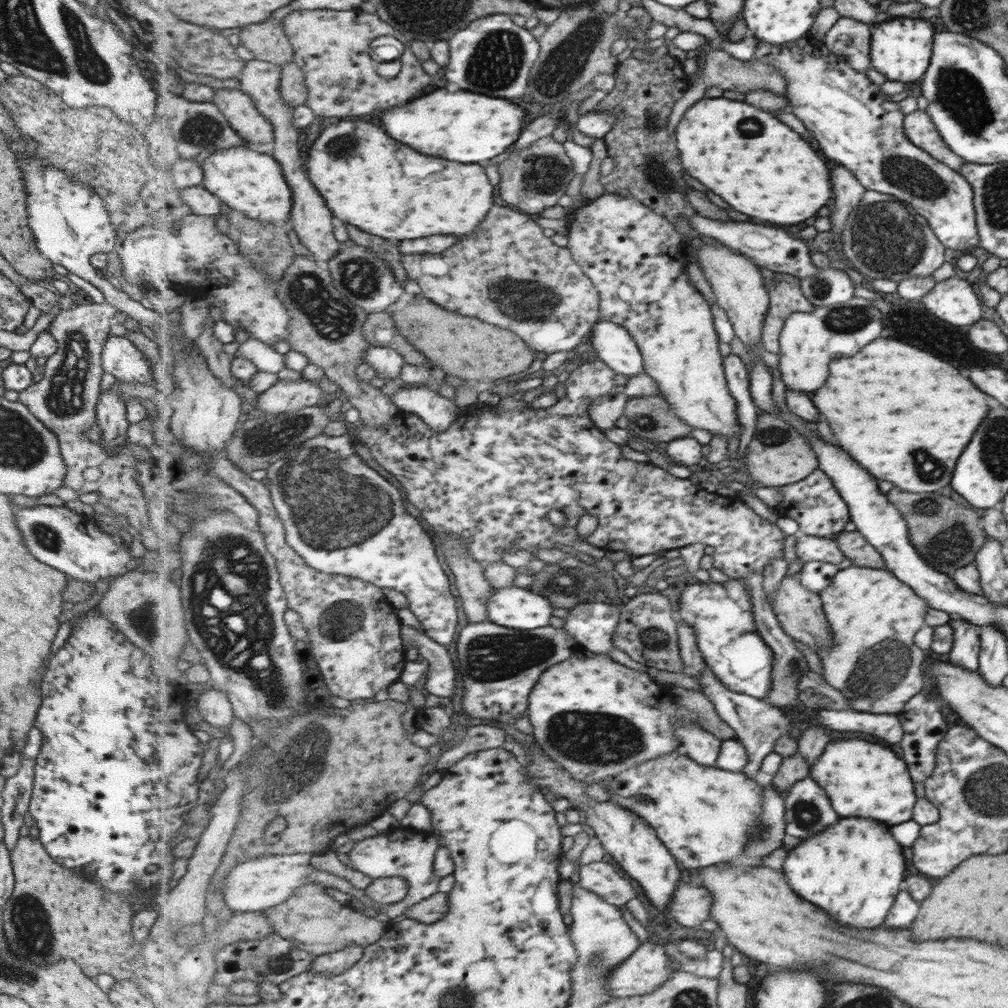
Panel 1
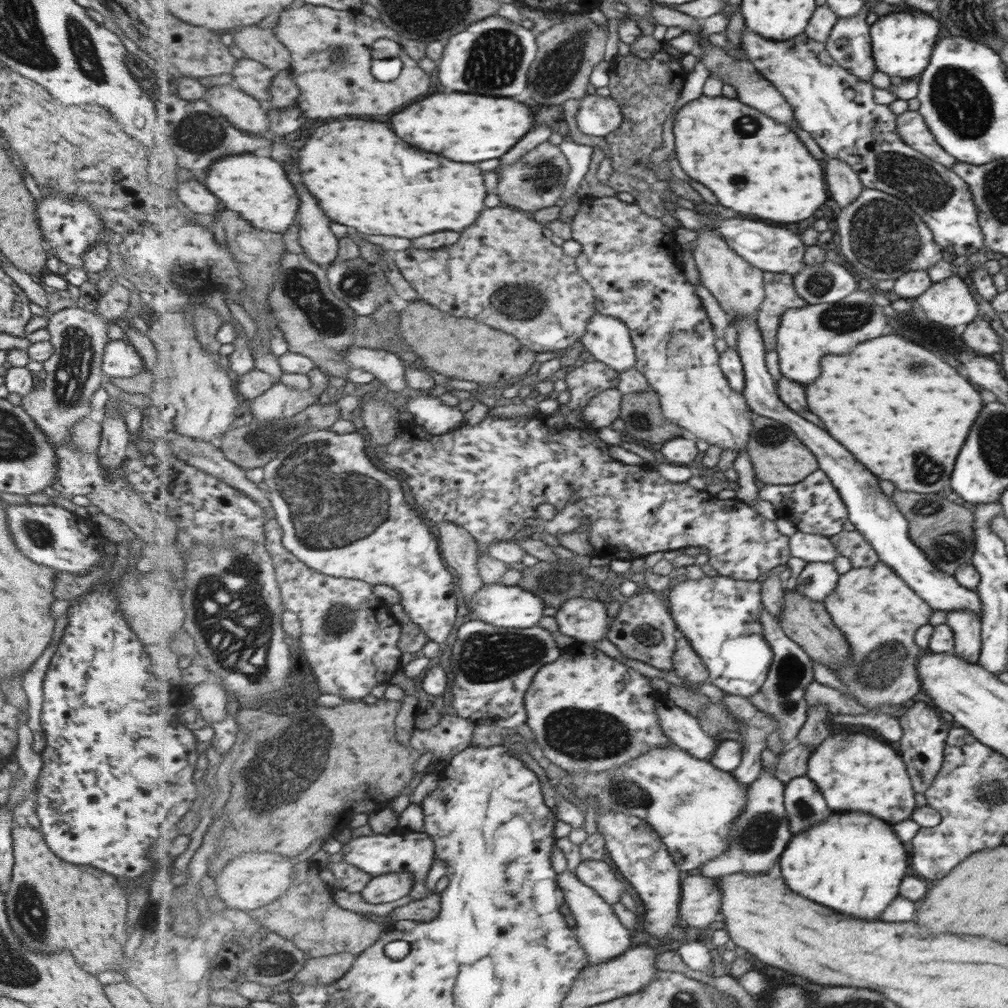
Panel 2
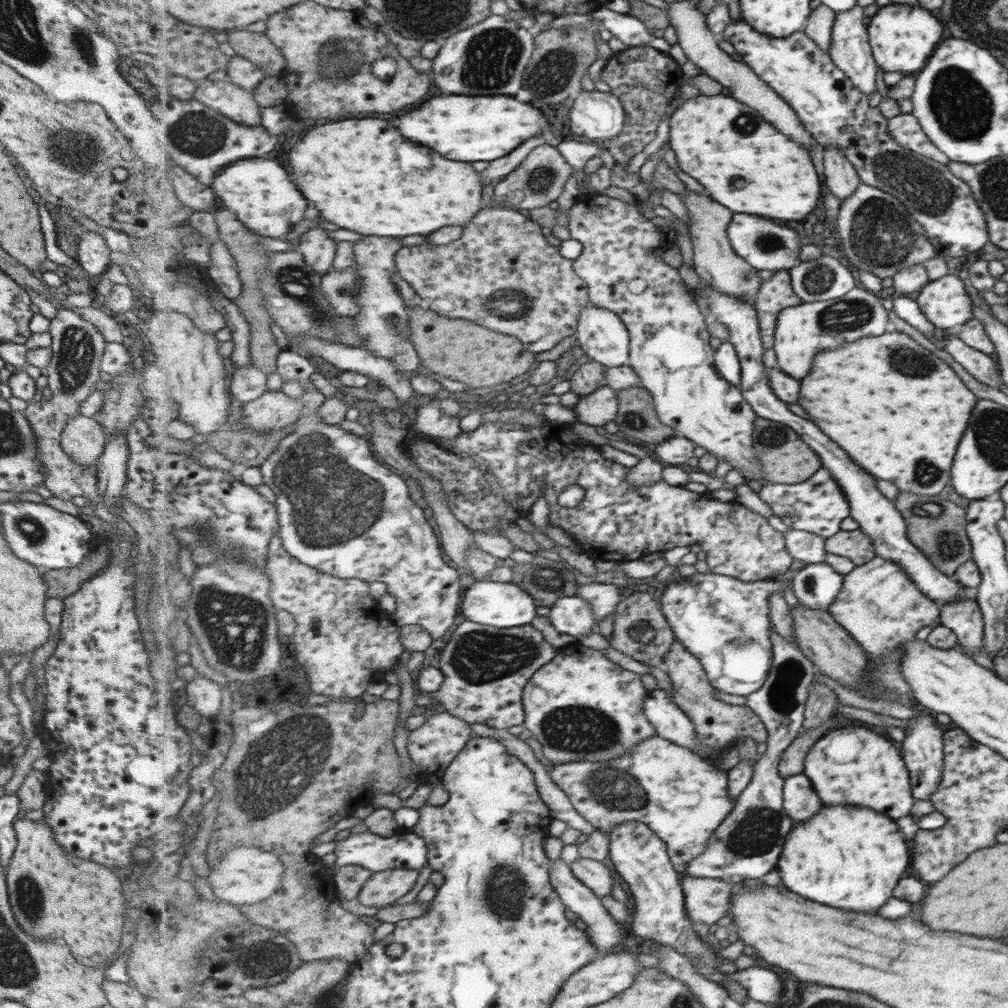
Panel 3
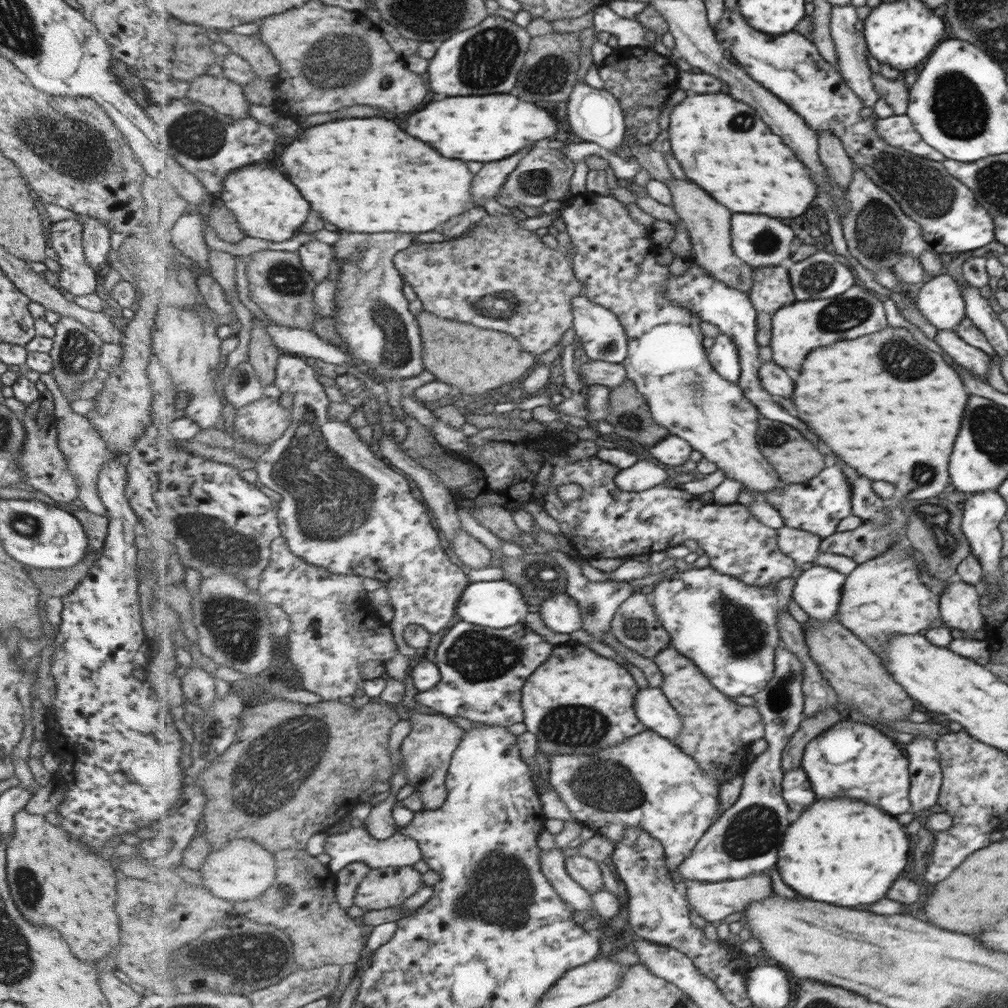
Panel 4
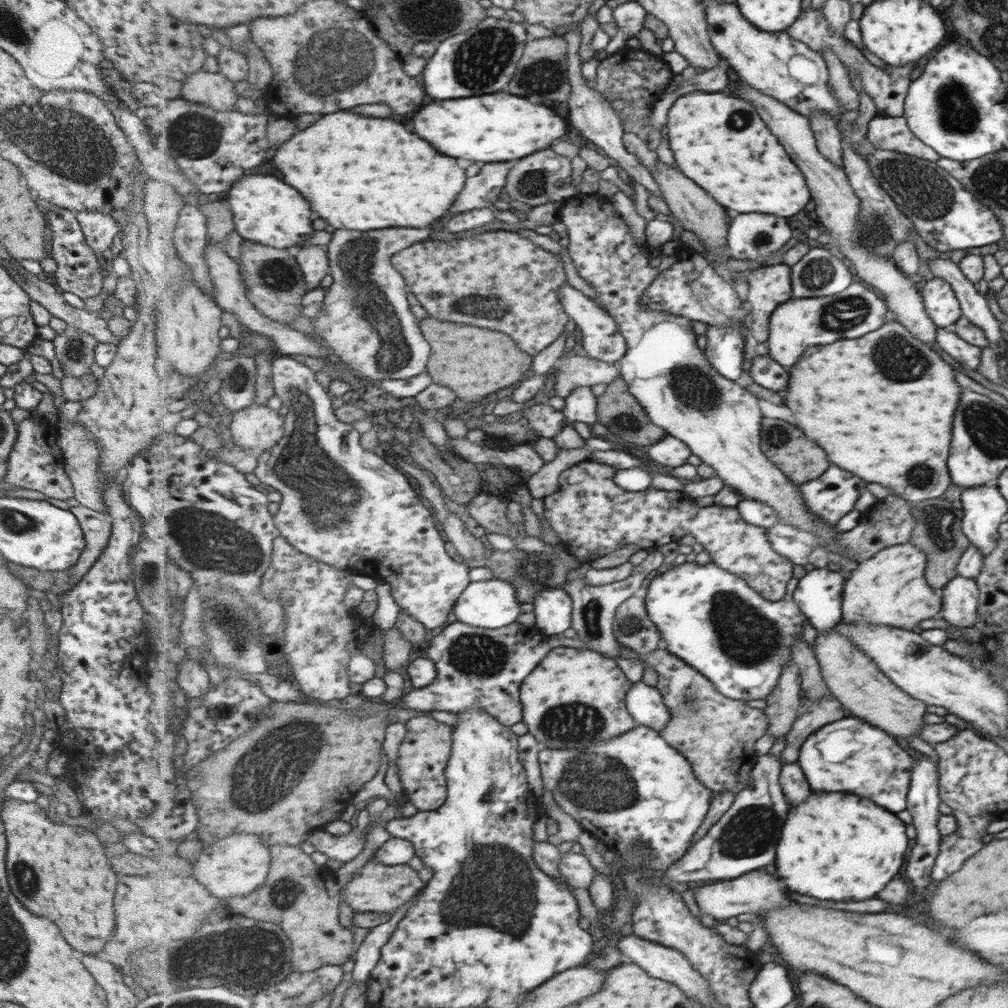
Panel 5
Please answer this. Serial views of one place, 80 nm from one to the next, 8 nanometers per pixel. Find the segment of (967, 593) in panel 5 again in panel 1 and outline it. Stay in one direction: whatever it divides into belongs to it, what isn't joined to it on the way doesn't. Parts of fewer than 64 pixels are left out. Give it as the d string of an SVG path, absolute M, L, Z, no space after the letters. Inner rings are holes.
M951 616L947 624L953 628L953 646L947 653L949 662L971 672L977 671L980 642L976 626L955 616Z

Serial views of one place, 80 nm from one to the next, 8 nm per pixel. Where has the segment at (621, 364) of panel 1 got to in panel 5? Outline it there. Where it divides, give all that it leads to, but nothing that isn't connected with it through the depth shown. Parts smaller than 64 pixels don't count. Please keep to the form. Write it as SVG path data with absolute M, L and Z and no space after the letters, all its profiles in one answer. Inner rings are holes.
M565 283L558 290L558 295L563 302L563 307L567 310L567 314L571 316L571 319L583 334L581 341L587 355L605 362L617 363L627 354L629 348L626 337L621 333L618 322L605 308L595 303L594 300L591 300L572 284Z

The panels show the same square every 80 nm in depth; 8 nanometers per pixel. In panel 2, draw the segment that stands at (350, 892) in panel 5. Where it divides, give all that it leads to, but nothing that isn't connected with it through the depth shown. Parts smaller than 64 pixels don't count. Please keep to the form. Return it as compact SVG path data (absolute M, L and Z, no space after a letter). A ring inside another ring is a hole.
M387 873L372 877L361 893L369 904L395 902L395 900L411 894L415 881L416 878L411 873Z

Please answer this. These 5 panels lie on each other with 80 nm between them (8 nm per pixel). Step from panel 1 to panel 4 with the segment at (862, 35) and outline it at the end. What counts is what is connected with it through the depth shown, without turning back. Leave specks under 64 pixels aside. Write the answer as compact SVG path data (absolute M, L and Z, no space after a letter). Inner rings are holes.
M851 3L841 6L830 5L829 18L829 34L832 38L834 49L838 58L837 71L842 76L843 82L846 83L846 85L855 93L855 96L857 96L858 99L862 101L863 107L873 107L873 104L875 104L875 101L878 99L878 94L873 90L870 81L872 72L869 69L869 65L867 65L867 58L865 55L868 53L868 50L866 49L865 42L863 42L863 36L861 36L859 32L853 30L853 24L857 22L855 7L851 5Z

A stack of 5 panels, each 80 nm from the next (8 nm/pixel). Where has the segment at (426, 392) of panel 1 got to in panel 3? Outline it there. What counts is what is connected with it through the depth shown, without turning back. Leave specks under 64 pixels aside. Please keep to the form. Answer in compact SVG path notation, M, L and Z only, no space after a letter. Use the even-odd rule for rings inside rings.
M436 399L428 400L426 405L416 409L417 417L414 426L426 435L435 438L455 438L462 433L461 426L459 426L460 418L447 416Z

